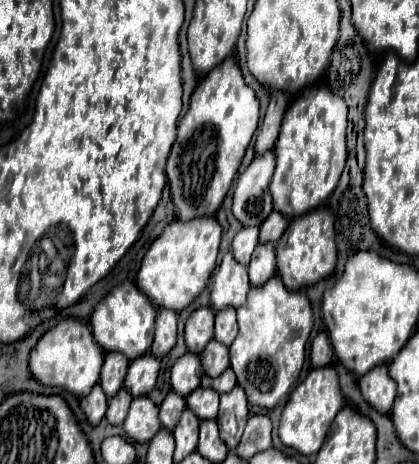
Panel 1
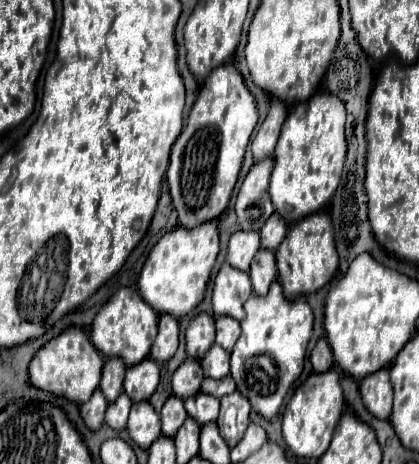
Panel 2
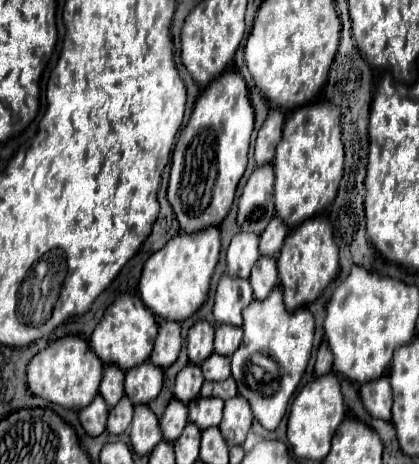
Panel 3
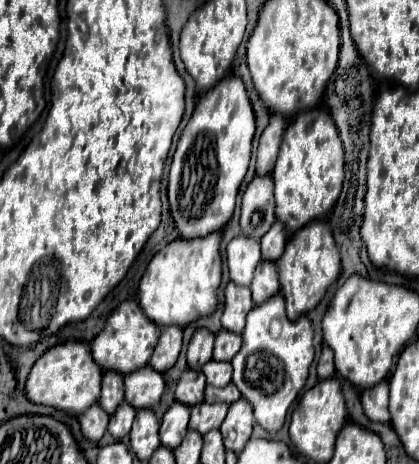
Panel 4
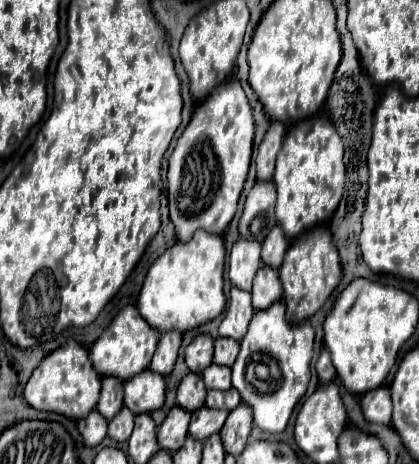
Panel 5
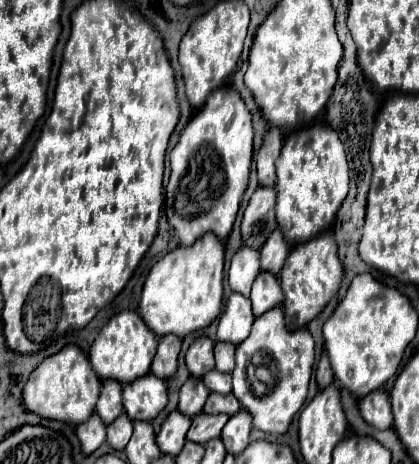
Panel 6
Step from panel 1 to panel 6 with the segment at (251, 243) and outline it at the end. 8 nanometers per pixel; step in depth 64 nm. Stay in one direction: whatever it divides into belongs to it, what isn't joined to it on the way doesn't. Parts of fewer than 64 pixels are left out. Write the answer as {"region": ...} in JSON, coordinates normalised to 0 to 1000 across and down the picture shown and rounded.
{"region":[[[573,530],[573,539],[558,547],[549,582],[544,582],[549,621],[558,629],[592,638],[611,591],[621,591],[621,539]]]}

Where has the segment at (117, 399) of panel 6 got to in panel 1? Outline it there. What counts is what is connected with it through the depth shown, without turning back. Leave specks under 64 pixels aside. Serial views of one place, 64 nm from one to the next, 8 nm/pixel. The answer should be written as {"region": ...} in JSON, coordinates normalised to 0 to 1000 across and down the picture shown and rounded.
{"region":[[[253,759],[243,806],[239,806],[239,832],[248,836],[258,858],[267,858],[291,836],[305,784],[310,784],[310,776],[296,763],[286,763],[286,759]]]}

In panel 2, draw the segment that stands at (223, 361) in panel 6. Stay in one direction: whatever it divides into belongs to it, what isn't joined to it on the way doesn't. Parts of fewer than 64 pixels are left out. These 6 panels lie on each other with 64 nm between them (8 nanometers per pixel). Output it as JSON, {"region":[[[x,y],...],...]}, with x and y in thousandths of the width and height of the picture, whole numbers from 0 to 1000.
{"region":[[[516,681],[516,741],[525,741],[535,754],[554,754],[554,741],[563,741],[573,724],[573,698],[554,681]]]}

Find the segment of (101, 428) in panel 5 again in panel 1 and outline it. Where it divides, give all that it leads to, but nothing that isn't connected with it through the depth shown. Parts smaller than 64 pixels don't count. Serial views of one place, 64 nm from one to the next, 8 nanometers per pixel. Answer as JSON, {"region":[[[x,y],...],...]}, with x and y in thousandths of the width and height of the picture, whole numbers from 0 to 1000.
{"region":[[[229,823],[220,832],[220,841],[191,858],[191,875],[196,884],[205,888],[205,901],[220,909],[220,914],[234,914],[243,905],[243,897],[253,892],[253,875],[258,875],[258,858],[243,841],[243,832]]]}

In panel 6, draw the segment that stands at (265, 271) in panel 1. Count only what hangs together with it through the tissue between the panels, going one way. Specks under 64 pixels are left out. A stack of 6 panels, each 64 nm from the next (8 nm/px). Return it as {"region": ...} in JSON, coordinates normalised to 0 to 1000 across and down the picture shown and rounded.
{"region":[[[621,586],[601,612],[601,668],[606,681],[621,681],[654,664],[659,655],[673,655],[673,629],[668,629],[668,608],[649,586]]]}

